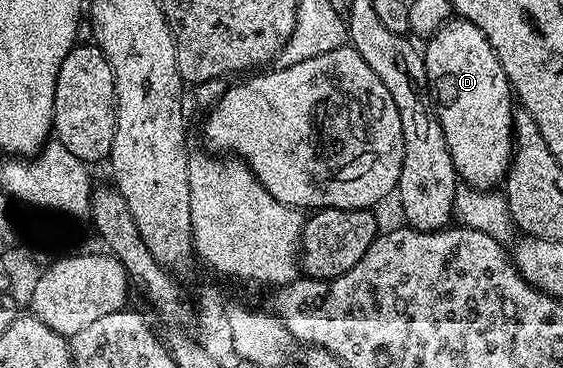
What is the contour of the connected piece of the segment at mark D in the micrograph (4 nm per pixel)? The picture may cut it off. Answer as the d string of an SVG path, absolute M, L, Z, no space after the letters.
M454 16L441 26L425 43L426 79L430 89L430 100L434 104L434 114L444 132L452 164L459 179L467 187L476 190L493 191L494 186L505 179L510 171L510 157L514 155L514 111L515 99L512 97L510 81L488 44L484 32L468 20Z

